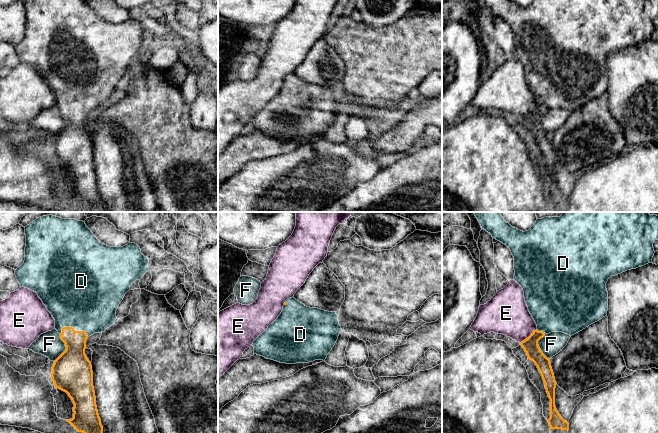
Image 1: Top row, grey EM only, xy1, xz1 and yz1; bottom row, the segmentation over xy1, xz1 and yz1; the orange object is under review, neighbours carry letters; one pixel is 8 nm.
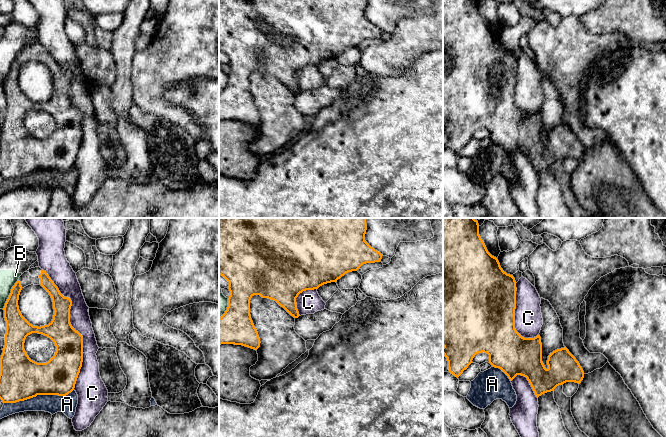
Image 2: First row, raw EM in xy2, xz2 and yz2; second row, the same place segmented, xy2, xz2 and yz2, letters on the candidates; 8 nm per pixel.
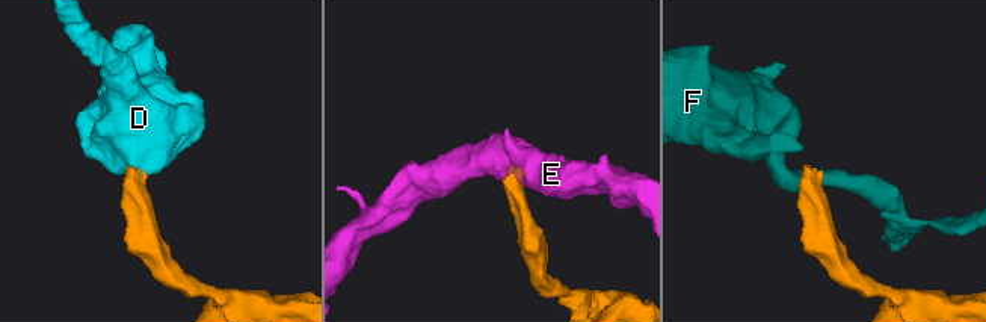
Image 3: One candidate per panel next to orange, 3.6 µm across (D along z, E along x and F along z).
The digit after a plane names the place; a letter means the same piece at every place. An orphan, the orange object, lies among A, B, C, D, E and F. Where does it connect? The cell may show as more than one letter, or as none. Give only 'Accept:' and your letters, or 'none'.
Accept: D

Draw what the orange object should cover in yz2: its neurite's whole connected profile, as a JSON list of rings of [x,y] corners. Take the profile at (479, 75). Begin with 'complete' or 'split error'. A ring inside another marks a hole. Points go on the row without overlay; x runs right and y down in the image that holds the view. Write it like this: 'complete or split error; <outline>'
complete; [[[443,0],[443,131],[447,134],[448,145],[459,153],[472,139],[478,129],[487,129],[492,143],[501,145],[512,157],[517,151],[527,154],[536,173],[566,158],[580,160],[584,147],[576,134],[564,123],[550,129],[546,145],[542,138],[540,111],[524,114],[515,105],[516,57],[500,42],[479,11],[479,0]]]

